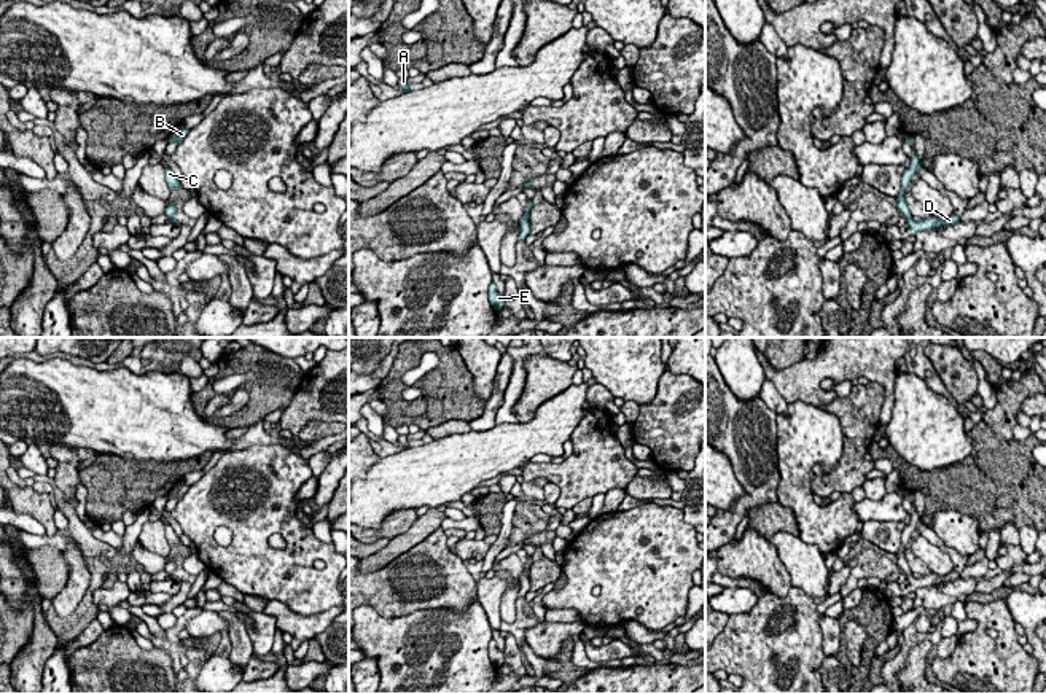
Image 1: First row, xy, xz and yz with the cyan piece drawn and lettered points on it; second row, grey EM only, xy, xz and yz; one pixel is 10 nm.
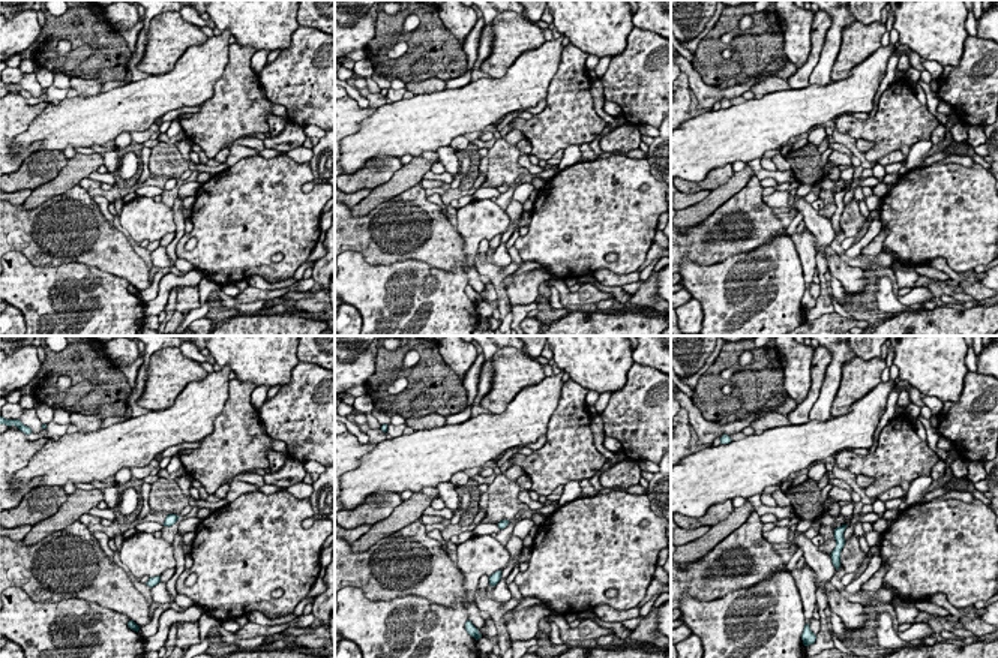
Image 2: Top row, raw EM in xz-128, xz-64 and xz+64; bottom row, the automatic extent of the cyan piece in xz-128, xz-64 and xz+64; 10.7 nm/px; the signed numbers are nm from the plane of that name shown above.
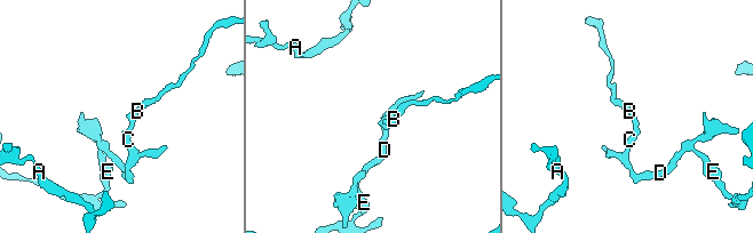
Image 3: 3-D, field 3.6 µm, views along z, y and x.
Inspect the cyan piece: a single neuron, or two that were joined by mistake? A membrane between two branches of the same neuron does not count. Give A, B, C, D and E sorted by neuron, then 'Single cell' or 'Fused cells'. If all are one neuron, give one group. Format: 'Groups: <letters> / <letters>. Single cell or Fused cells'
Groups: A D E / B C. Fused cells

